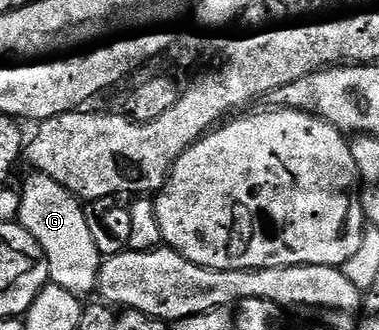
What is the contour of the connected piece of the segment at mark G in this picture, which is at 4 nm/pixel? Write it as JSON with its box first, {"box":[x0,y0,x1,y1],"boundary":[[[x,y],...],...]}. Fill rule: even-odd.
{"box":[18,172,104,299],"boundary":[[[32,172],[21,188],[18,224],[37,241],[47,260],[50,284],[65,287],[75,297],[87,299],[99,287],[99,268],[104,258],[99,256],[97,243],[89,232],[84,202],[74,197],[61,183],[53,183],[43,173]]]}

